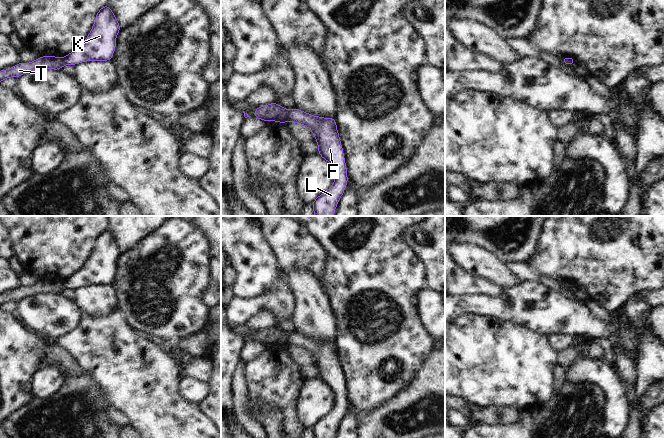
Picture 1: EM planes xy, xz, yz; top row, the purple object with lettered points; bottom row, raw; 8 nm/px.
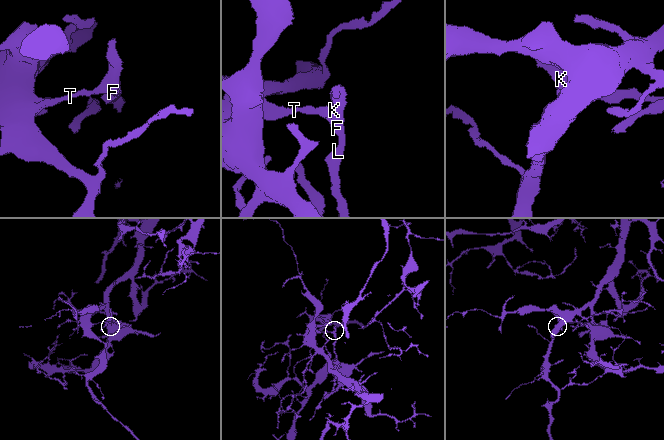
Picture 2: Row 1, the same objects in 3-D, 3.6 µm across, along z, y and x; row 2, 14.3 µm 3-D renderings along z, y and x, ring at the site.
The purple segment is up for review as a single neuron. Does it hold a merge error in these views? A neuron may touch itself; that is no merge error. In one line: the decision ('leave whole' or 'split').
split

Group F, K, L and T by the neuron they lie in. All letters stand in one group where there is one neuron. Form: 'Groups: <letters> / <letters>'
Groups: F K L / T.

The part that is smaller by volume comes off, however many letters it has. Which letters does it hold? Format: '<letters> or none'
F, K, L

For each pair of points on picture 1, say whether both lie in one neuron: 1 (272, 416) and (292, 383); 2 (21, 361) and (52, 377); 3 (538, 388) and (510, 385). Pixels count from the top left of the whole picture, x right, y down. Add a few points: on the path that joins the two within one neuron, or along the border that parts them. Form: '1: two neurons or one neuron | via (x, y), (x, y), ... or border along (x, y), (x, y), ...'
1: two neurons | border along (255, 419), (274, 410), (281, 415), (282, 427)
2: two neurons | border along (37, 370), (32, 378), (31, 393)
3: one neuron | via (531, 385), (517, 385)

